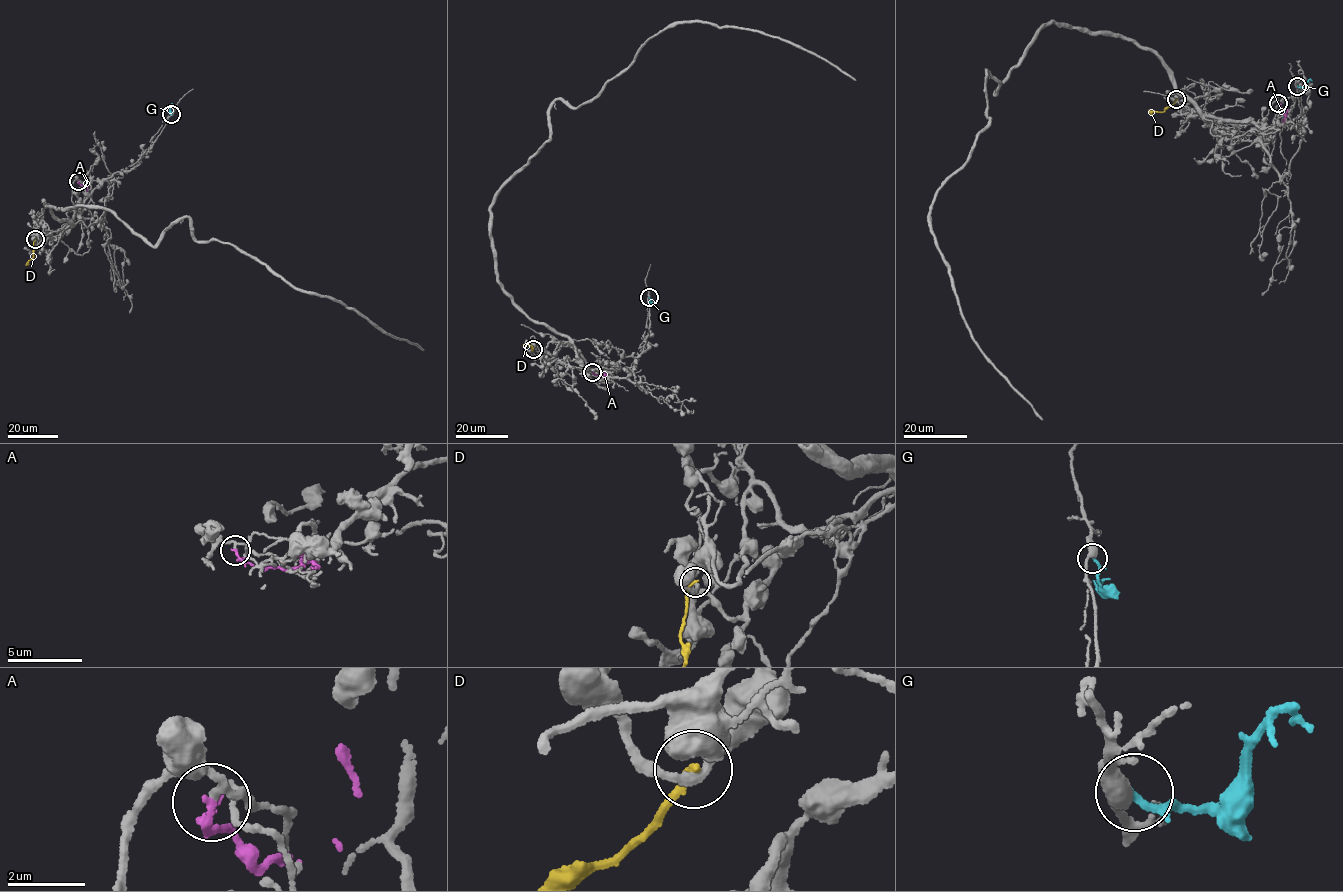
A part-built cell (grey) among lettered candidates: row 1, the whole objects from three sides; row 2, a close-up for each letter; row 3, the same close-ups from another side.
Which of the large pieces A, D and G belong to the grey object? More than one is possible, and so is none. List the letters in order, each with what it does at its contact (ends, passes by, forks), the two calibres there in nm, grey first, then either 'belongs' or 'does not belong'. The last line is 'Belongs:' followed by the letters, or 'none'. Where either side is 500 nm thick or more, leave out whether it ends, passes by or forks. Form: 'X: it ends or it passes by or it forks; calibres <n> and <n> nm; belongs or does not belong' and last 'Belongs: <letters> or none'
A: it ends; calibres 170 and 180 nm; does not belong
D: it ends; calibres 240 and 170 nm; does not belong
G: it ends; calibres 400 and 180 nm; belongs
Belongs: G

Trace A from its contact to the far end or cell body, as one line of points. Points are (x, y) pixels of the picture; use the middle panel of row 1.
A: (592, 372), (606, 375)

